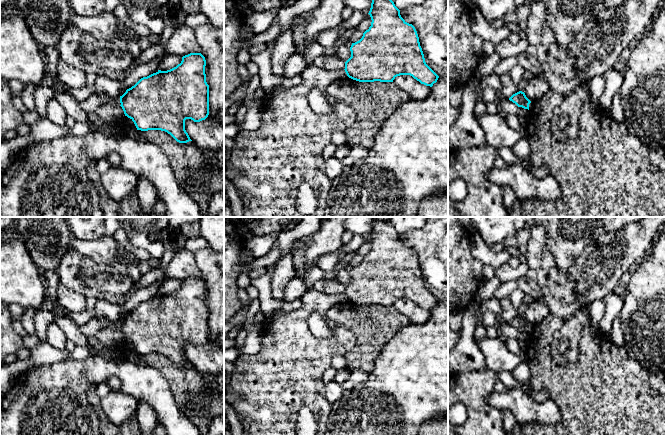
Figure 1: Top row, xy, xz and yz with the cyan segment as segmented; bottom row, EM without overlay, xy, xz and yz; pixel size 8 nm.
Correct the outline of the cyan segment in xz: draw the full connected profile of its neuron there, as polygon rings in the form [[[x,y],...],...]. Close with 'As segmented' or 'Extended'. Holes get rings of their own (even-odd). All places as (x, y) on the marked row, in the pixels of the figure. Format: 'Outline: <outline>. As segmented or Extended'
Outline: [[[372,0],[368,13],[371,26],[362,38],[352,43],[351,57],[345,62],[347,76],[359,82],[393,82],[400,75],[410,75],[432,87],[439,76],[426,64],[415,27],[407,23],[392,0]]]. As segmented

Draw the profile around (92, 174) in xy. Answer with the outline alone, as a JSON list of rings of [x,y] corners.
[[[93,160],[88,167],[87,177],[95,186],[101,203],[101,209],[104,217],[119,217],[119,205],[120,202],[115,201],[109,197],[101,184],[101,175],[96,170],[97,160]]]

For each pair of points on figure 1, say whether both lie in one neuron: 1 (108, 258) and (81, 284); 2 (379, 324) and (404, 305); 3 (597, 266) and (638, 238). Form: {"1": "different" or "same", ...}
{"1": "different", "2": "different", "3": "same"}

